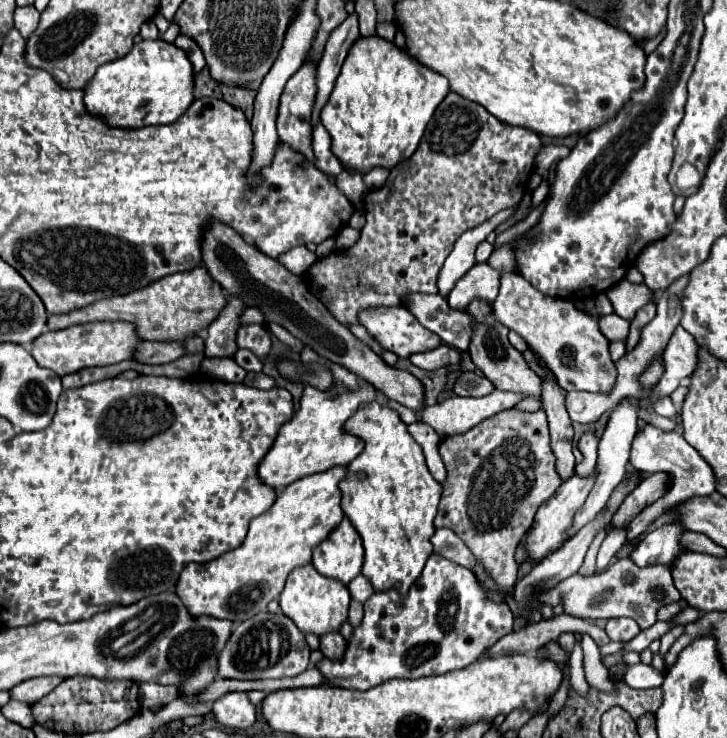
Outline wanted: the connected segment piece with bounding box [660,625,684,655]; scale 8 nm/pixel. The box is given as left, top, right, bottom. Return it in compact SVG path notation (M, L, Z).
M674 627L674 629L670 629L666 635L662 635L662 639L660 639L660 655L664 655L670 647L672 647L672 643L682 635L682 631L684 631L684 627Z

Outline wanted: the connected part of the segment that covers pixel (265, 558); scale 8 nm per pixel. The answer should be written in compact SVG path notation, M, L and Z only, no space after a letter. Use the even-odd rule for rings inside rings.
M334 467L326 473L316 473L310 477L304 477L302 481L296 481L288 487L284 487L280 491L280 495L276 497L274 505L262 513L260 517L250 521L250 529L246 539L242 541L240 547L224 553L222 557L204 563L204 565L186 565L184 573L180 573L180 581L176 583L176 595L184 601L184 607L188 609L188 613L192 613L192 617L216 617L216 619L226 619L232 623L242 623L248 617L254 617L260 611L266 611L266 605L272 599L278 599L282 589L284 589L284 581L288 577L288 573L296 567L308 565L312 561L312 549L324 541L328 537L328 533L342 521L344 513L340 507L340 489L338 483L346 477L346 467Z

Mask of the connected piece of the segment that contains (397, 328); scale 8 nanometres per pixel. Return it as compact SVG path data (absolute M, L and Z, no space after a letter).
M362 309L358 321L366 327L372 339L376 339L386 351L392 351L398 357L410 357L412 353L430 351L440 345L440 337L424 329L408 309Z

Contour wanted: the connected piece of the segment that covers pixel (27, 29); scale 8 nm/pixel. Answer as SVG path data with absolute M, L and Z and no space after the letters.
M34 5L18 7L16 13L14 13L14 25L16 25L16 29L20 31L20 35L22 35L24 39L28 39L28 37L36 31L38 21L40 21L40 13L36 11Z

